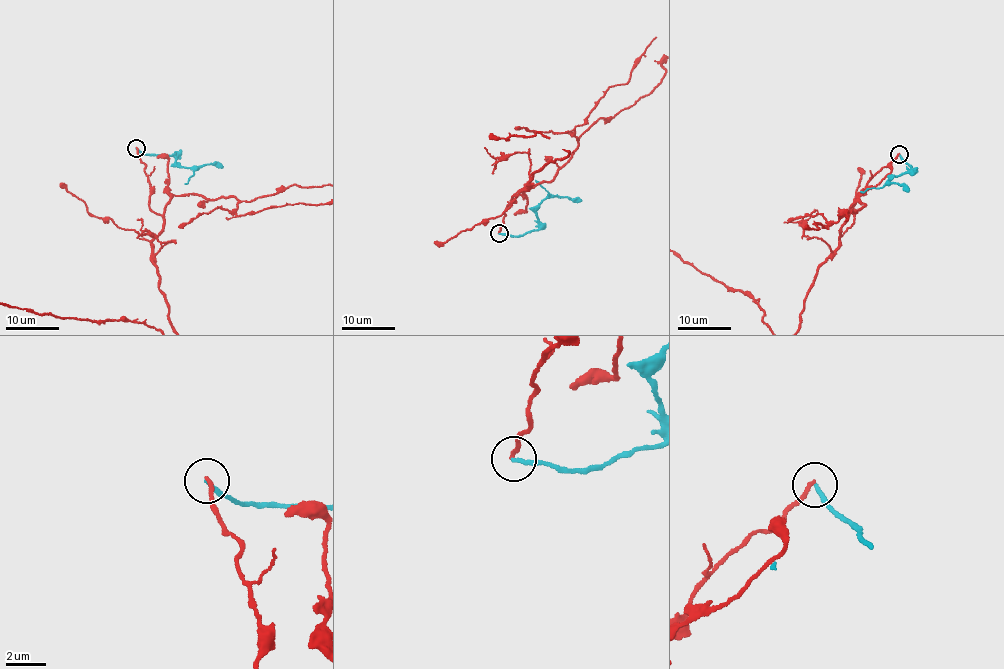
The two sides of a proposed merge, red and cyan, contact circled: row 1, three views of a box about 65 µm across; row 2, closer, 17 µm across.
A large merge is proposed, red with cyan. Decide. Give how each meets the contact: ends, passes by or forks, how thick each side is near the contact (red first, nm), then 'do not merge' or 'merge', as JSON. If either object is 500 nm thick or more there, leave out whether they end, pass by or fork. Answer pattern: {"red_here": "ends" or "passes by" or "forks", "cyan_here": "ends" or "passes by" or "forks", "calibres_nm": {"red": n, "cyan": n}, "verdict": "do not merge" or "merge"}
{"red_here": "ends", "cyan_here": "ends", "calibres_nm": {"red": 190, "cyan": 200}, "verdict": "do not merge"}

